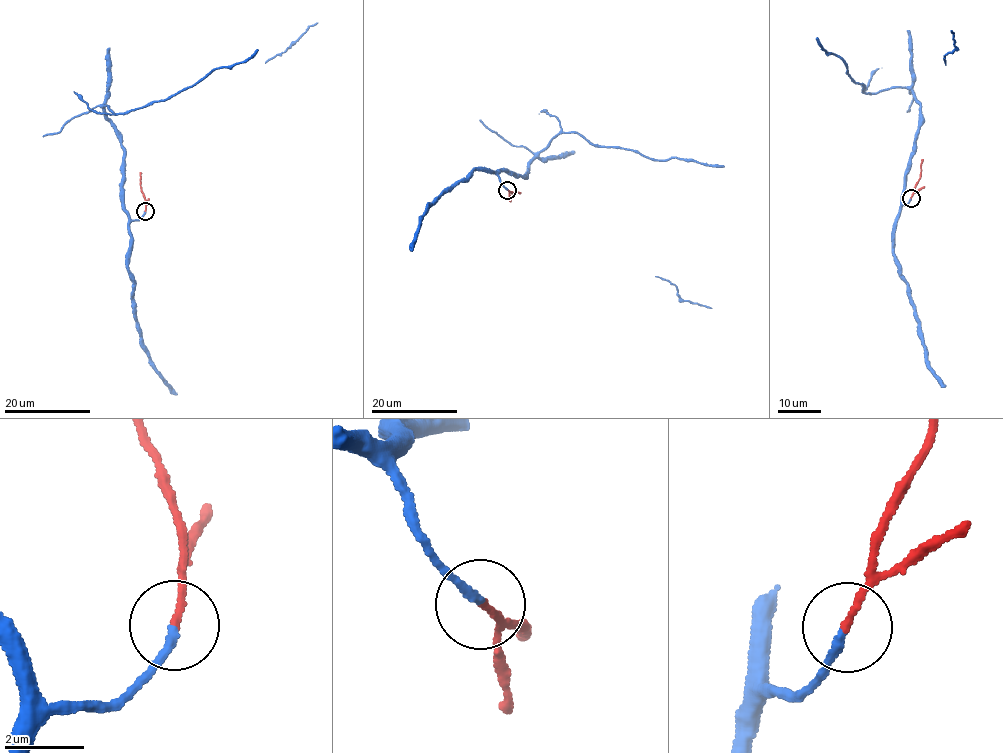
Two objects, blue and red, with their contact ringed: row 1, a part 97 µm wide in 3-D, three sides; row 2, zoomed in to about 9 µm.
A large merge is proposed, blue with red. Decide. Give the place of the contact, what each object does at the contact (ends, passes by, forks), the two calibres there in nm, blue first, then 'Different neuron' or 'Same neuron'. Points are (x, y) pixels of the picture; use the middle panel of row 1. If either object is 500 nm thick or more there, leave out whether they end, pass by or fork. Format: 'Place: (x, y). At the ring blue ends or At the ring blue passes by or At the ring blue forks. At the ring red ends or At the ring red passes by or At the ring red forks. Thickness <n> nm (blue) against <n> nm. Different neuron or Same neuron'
Place: (507, 190). At the ring blue ends. At the ring red ends. Thickness 200 nm (blue) against 170 nm. Same neuron

